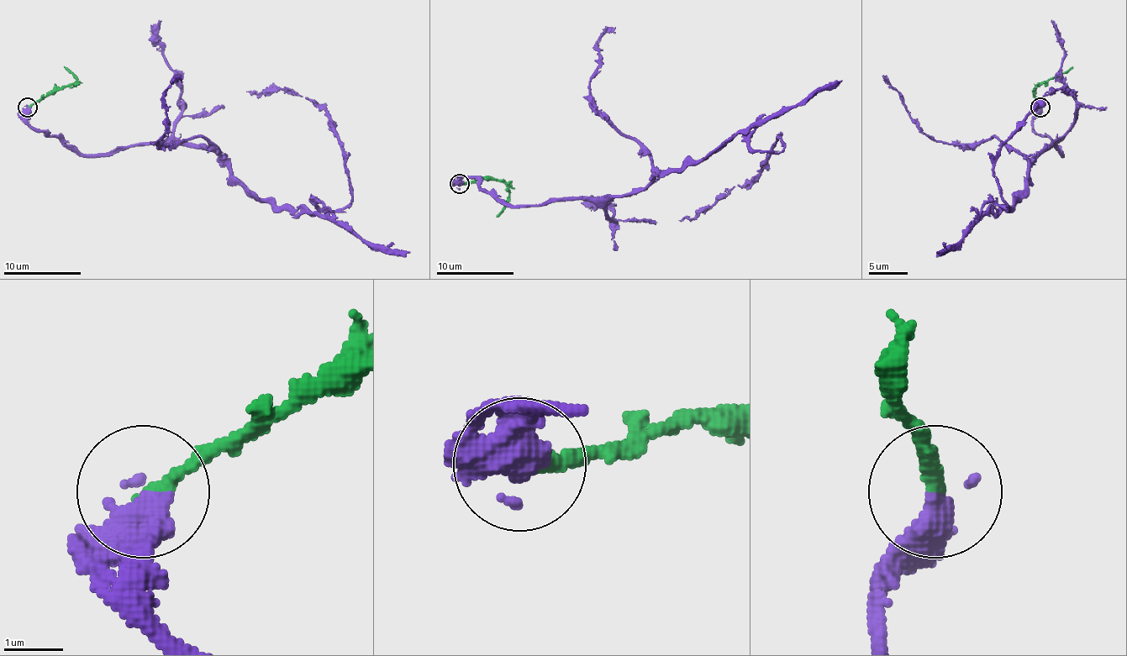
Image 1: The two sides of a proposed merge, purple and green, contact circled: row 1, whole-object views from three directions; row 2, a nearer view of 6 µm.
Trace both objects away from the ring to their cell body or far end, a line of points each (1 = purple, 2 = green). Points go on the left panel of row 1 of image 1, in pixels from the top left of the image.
1: (28, 107), (29, 124), (81, 154), (197, 144), (260, 198), (346, 206), (331, 117), (284, 90), (246, 91)
2: (28, 107), (74, 82), (76, 78), (64, 66)

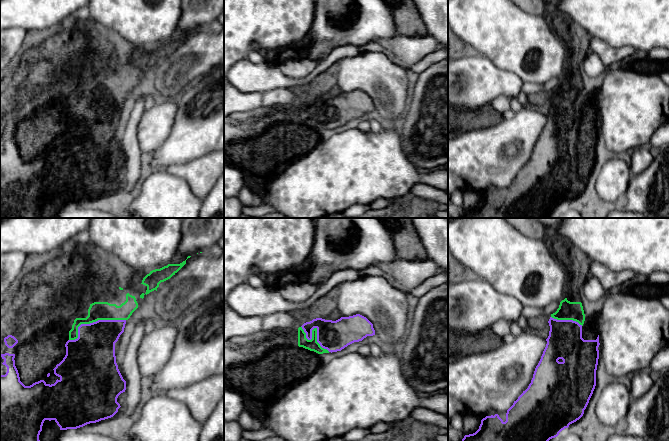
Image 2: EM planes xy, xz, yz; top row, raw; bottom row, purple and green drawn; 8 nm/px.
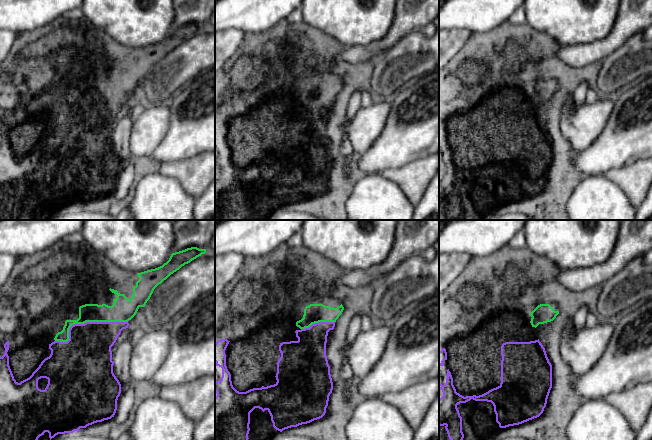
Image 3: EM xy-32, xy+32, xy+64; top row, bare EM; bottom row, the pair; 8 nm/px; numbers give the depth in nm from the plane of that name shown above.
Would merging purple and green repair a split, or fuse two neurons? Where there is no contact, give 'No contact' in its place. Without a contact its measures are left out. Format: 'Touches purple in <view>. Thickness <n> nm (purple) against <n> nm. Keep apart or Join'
Touches purple in xy. Thickness 360 nm (purple) against 140 nm. Join

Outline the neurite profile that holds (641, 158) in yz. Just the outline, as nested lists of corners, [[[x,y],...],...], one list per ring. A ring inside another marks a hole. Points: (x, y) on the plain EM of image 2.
[[[649,145],[637,148],[631,152],[631,175],[642,173],[653,161],[654,156],[651,153]]]

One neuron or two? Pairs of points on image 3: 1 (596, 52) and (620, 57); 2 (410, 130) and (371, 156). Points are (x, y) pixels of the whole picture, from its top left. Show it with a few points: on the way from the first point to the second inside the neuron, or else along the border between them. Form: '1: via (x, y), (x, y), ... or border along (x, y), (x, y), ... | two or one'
1: border along (627, 39), (599, 61) | two
2: via (400, 140), (389, 151), (381, 155) | one

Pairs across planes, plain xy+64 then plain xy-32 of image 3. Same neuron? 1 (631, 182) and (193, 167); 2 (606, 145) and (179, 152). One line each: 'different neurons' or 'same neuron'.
1: same neuron
2: same neuron

